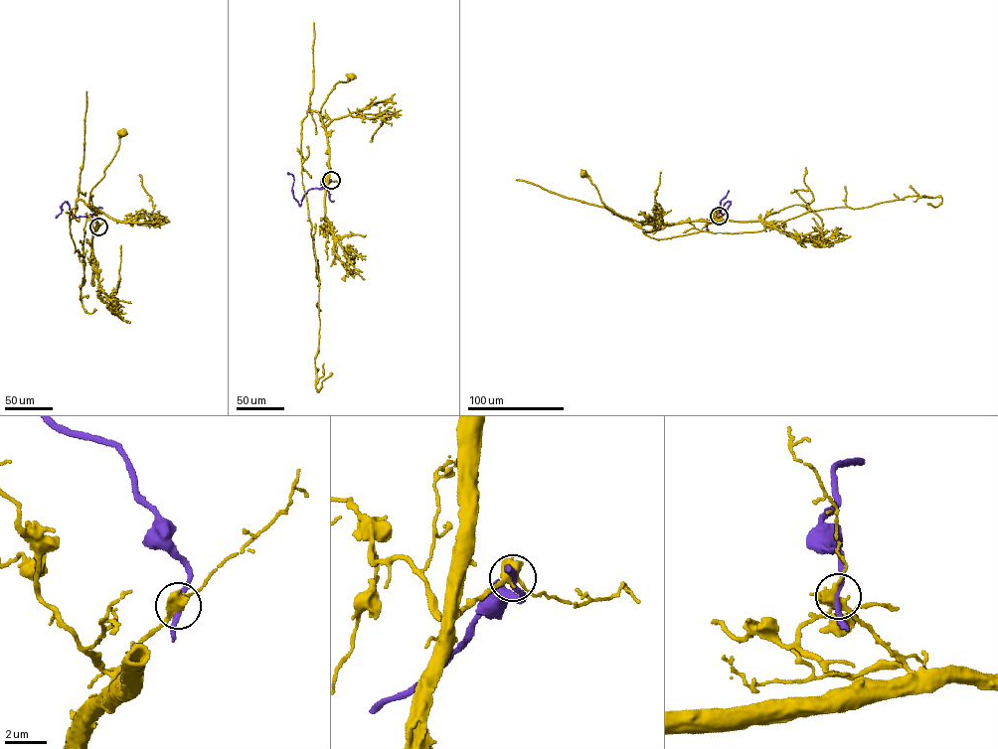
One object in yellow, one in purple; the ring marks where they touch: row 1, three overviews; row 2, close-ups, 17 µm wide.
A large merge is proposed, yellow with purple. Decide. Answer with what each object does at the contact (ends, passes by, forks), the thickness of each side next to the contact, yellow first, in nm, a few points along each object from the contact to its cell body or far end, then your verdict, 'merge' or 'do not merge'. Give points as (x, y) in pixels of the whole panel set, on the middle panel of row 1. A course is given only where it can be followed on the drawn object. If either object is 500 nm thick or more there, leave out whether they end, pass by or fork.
500 nm thick on the yellow side, 240 nm on the other; yellow runs (330, 180), (328, 182), (329, 148), (326, 130), (320, 120), (321, 107), (336, 83), (347, 81), (352, 75); purple runs (331, 180), (321, 189), (308, 190), (299, 205), (293, 196), (293, 177), (287, 173); do not merge

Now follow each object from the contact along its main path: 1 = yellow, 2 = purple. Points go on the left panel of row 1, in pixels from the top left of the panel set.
1: (98, 226), (95, 230), (97, 217), (89, 203), (90, 192), (104, 176), (123, 133)
2: (98, 226), (91, 217), (77, 218), (72, 214), (68, 202), (63, 204), (62, 211), (56, 218)

